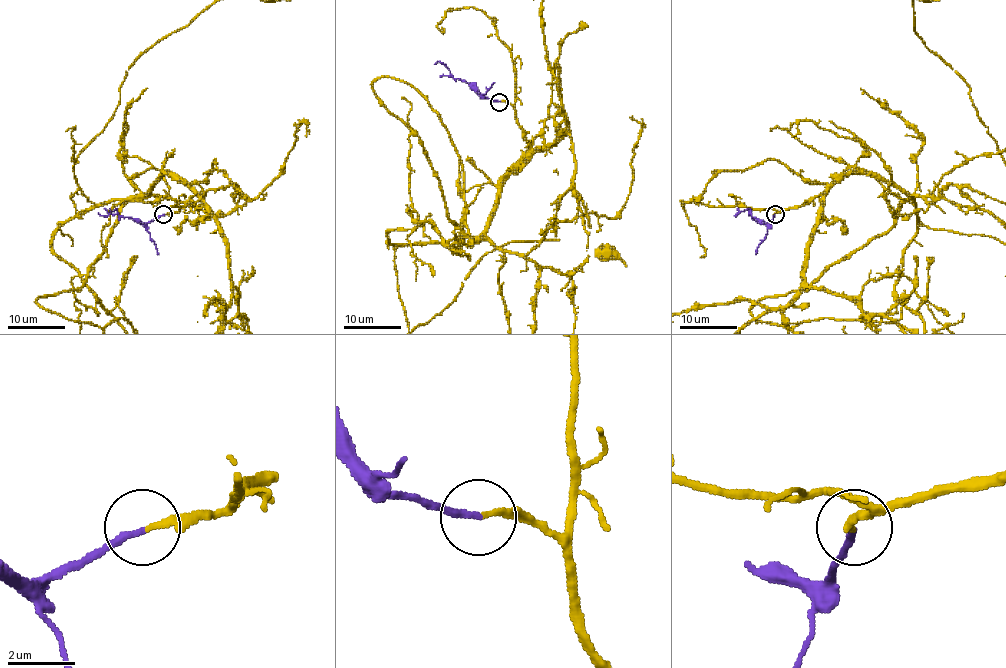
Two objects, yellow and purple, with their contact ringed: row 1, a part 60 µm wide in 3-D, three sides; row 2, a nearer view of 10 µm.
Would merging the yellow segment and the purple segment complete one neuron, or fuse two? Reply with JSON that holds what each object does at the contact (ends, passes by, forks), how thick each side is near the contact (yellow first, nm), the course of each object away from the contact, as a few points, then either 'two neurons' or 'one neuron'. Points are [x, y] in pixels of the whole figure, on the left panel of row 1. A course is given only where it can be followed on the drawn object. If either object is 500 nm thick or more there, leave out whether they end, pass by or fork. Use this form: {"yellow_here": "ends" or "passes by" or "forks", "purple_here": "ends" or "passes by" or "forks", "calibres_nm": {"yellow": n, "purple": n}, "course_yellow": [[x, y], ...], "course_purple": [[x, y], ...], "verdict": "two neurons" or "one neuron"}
{"yellow_here": "ends", "purple_here": "ends", "calibres_nm": {"yellow": 170, "purple": 200}, "course_purple": [[163, 214], [144, 224], [123, 217], [115, 208], [107, 215], [98, 213]], "verdict": "one neuron"}

